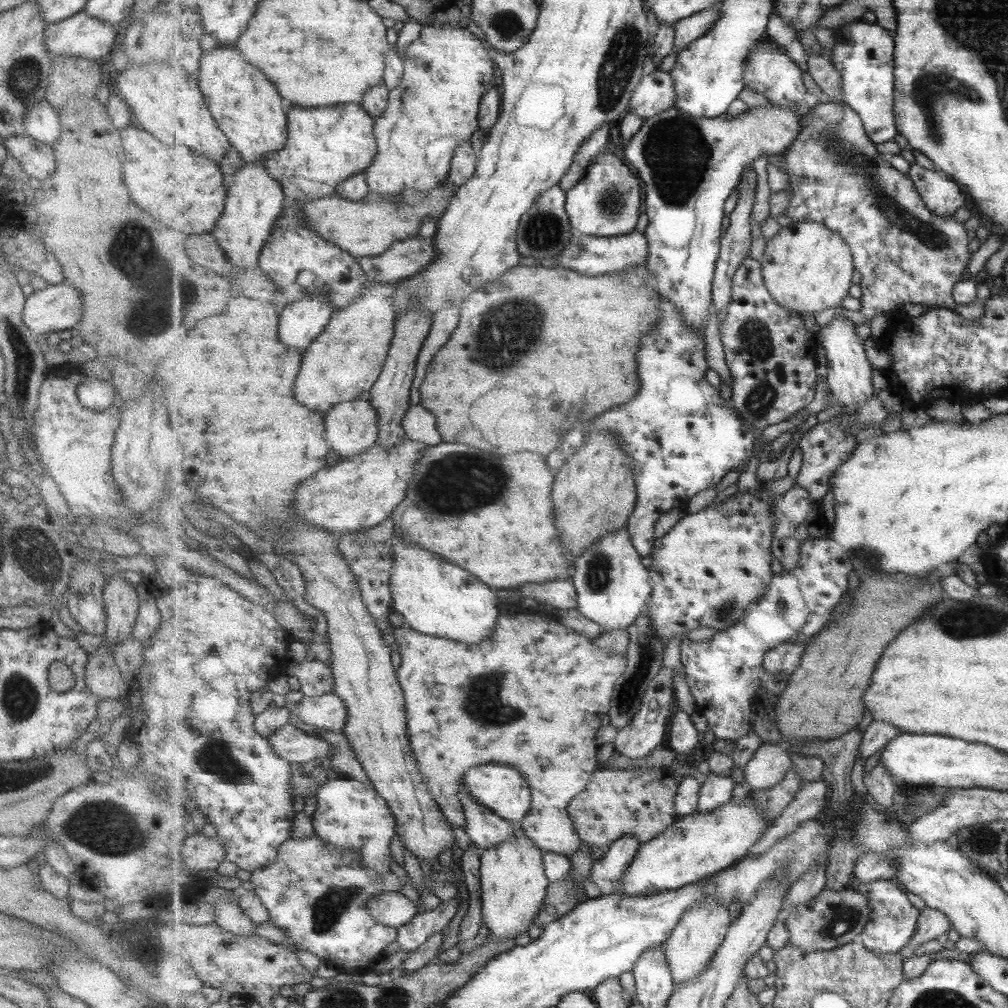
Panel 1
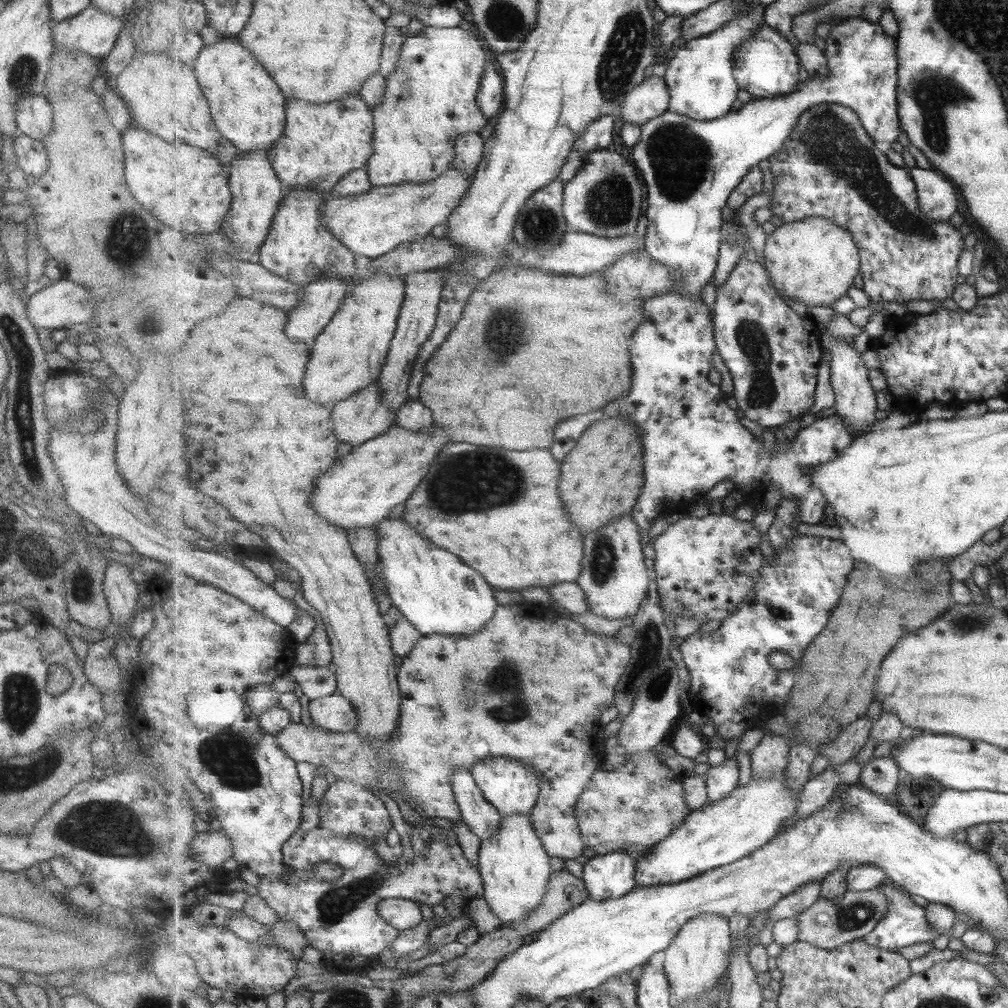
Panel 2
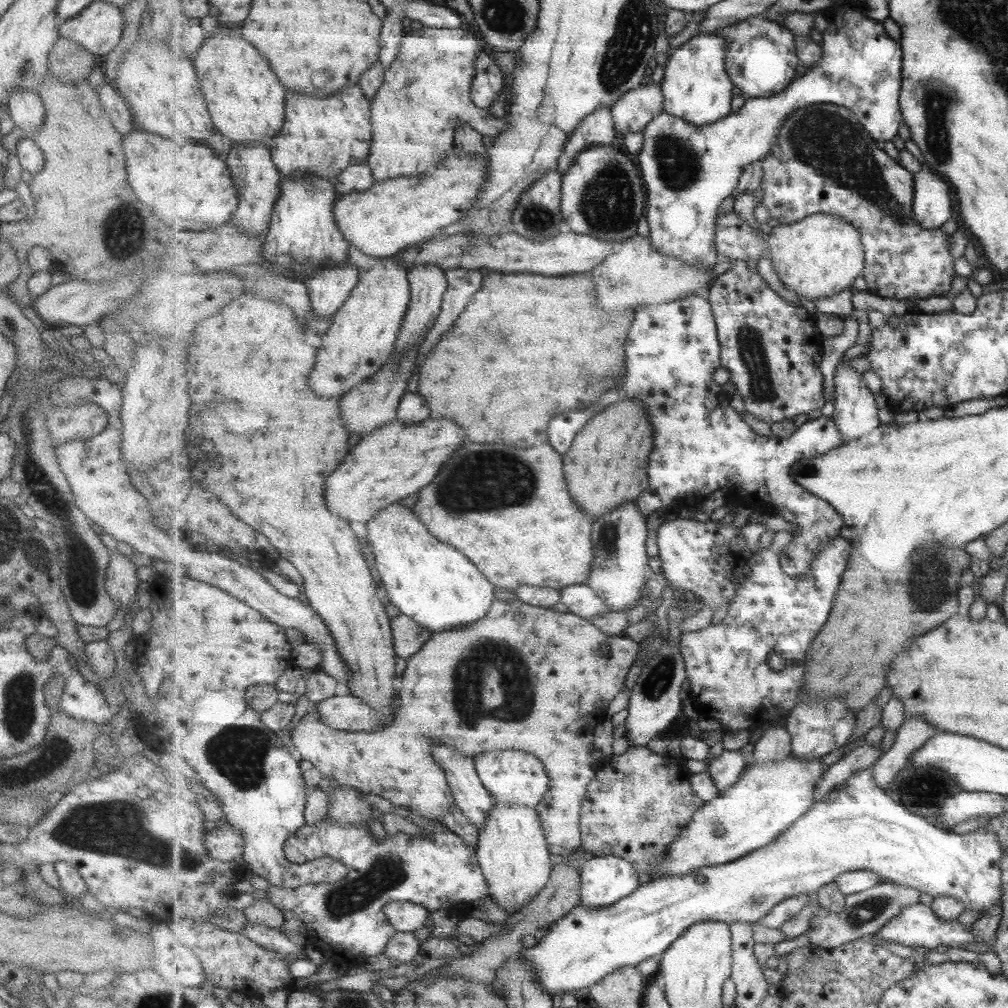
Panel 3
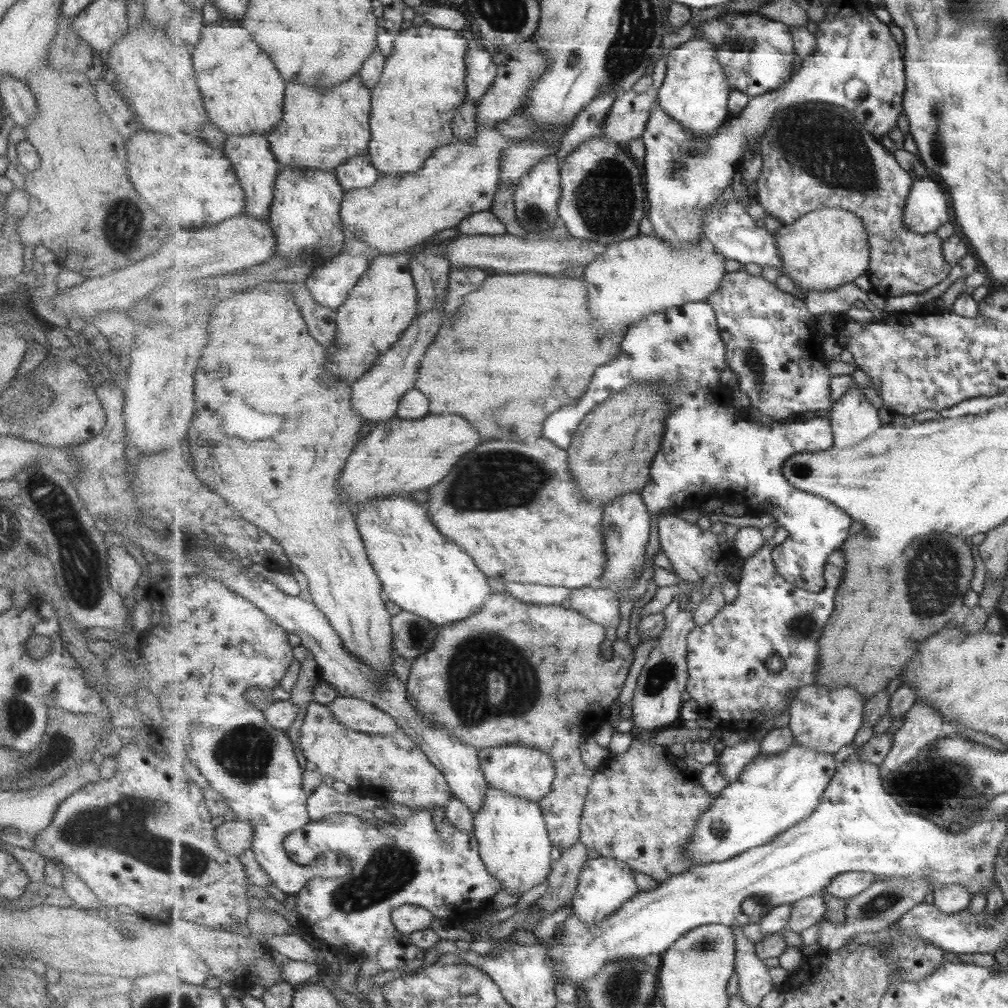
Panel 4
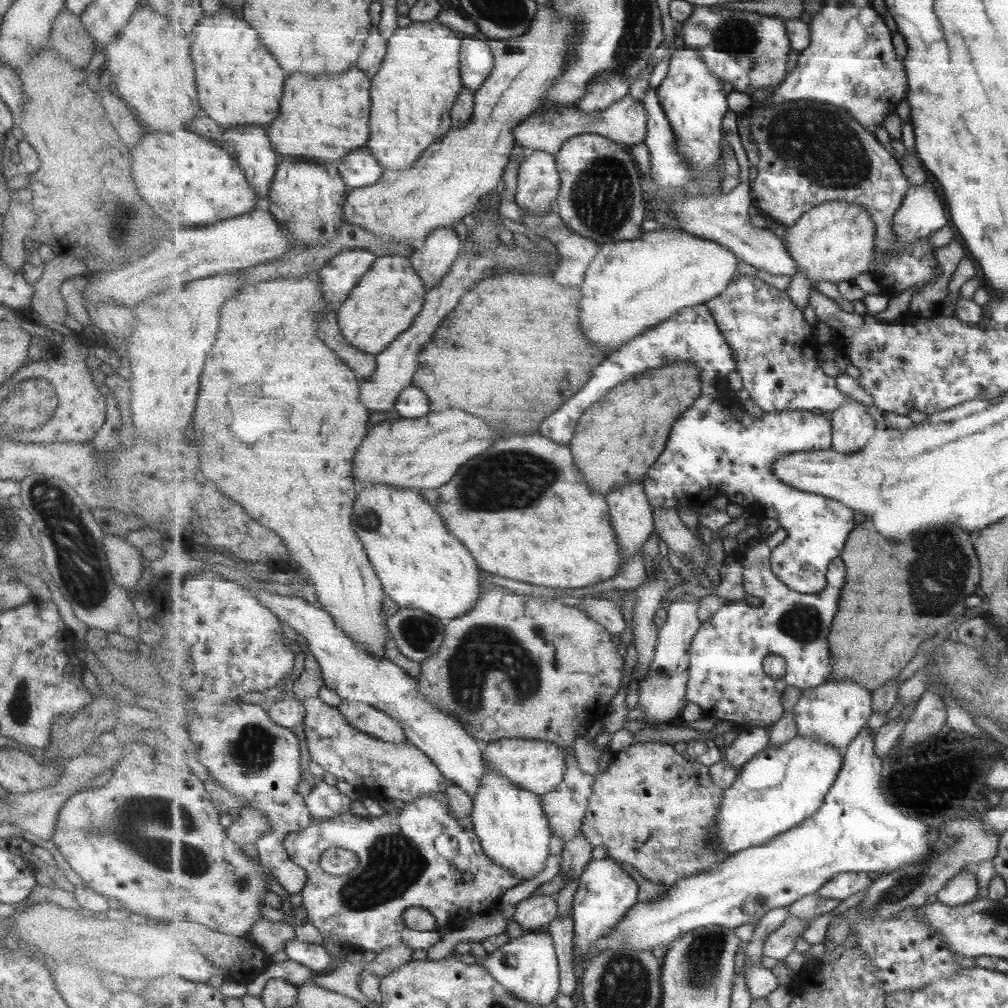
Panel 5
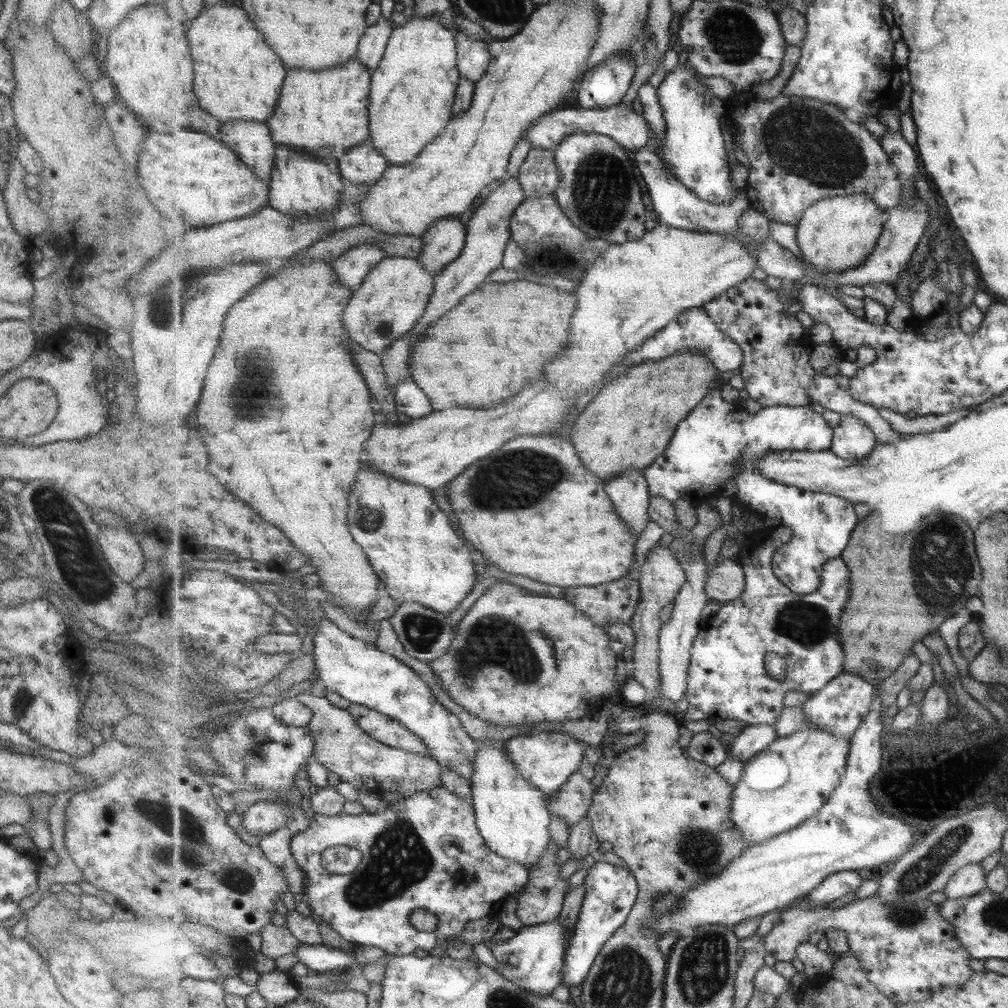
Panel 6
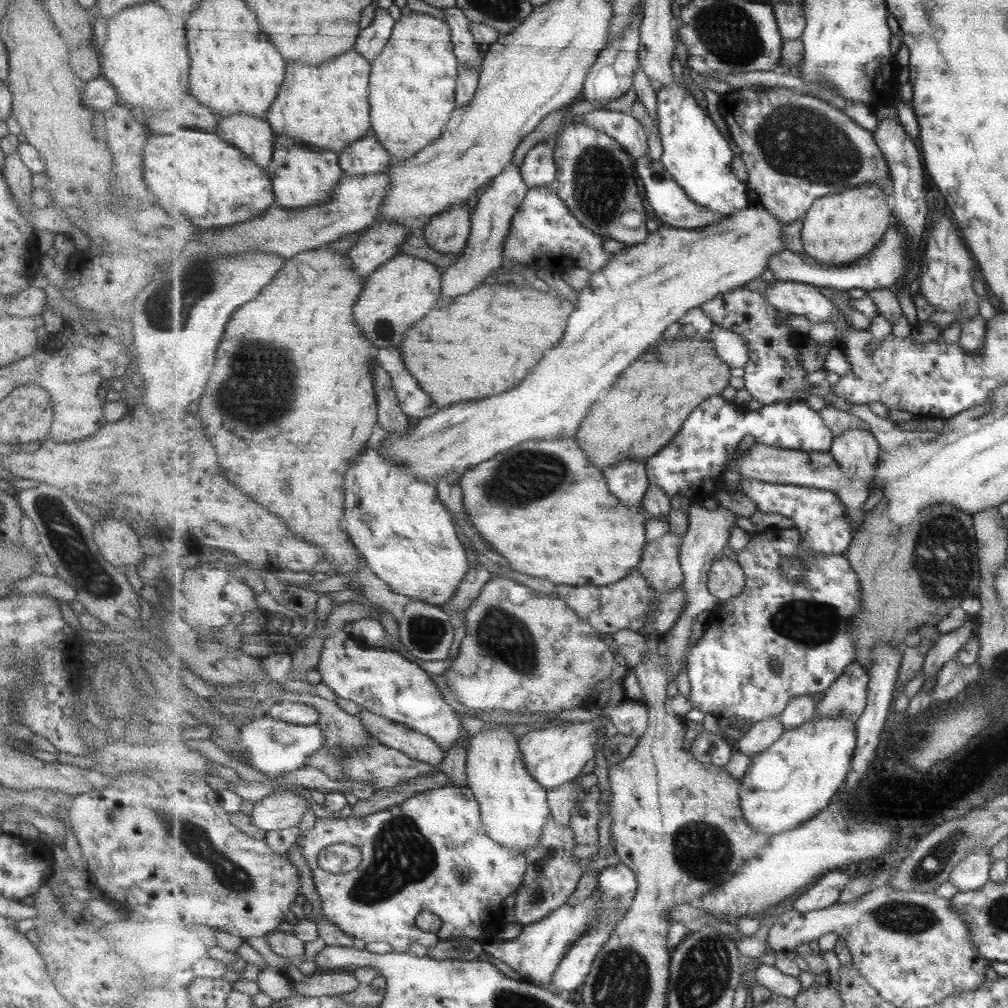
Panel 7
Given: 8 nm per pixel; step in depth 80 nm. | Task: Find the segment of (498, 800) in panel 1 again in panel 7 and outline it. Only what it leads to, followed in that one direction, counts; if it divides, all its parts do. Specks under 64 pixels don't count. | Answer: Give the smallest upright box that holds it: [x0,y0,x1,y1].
[518,721,599,791]

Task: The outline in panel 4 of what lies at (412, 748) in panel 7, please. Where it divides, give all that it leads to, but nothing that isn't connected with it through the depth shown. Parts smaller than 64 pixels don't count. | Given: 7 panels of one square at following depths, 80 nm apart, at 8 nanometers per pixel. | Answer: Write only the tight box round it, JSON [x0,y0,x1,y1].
[328,696,399,735]

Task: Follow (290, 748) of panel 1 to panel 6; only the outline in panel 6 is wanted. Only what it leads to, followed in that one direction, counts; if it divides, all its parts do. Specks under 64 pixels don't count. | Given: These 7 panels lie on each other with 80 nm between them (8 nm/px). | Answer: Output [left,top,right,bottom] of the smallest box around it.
[294,580,623,828]

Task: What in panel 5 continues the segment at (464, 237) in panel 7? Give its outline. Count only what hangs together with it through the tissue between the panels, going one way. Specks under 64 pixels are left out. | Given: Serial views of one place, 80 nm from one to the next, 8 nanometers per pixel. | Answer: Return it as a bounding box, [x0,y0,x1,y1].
[410,228,463,291]

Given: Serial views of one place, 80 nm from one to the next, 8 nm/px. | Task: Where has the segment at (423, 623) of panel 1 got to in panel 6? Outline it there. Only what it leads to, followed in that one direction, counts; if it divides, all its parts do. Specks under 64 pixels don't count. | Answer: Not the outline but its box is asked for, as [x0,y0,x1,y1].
[350,466,480,616]

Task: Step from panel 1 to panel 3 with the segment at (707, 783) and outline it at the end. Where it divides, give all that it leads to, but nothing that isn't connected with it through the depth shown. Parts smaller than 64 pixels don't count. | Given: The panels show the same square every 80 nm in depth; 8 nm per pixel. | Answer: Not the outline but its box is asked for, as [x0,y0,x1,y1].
[707,749,747,794]

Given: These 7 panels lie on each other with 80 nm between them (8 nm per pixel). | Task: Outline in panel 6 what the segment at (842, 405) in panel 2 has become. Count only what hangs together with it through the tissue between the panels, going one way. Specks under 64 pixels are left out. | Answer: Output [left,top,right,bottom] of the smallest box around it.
[830,414,877,462]

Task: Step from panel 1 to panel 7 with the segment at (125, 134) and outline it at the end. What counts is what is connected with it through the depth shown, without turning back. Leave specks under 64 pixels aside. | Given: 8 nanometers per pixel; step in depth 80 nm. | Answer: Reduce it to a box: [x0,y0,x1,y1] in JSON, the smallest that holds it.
[143,130,276,228]

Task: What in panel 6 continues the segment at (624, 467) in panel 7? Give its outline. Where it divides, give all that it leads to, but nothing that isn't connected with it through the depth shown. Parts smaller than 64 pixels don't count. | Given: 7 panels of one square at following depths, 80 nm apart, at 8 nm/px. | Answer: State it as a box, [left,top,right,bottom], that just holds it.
[606,471,652,536]

